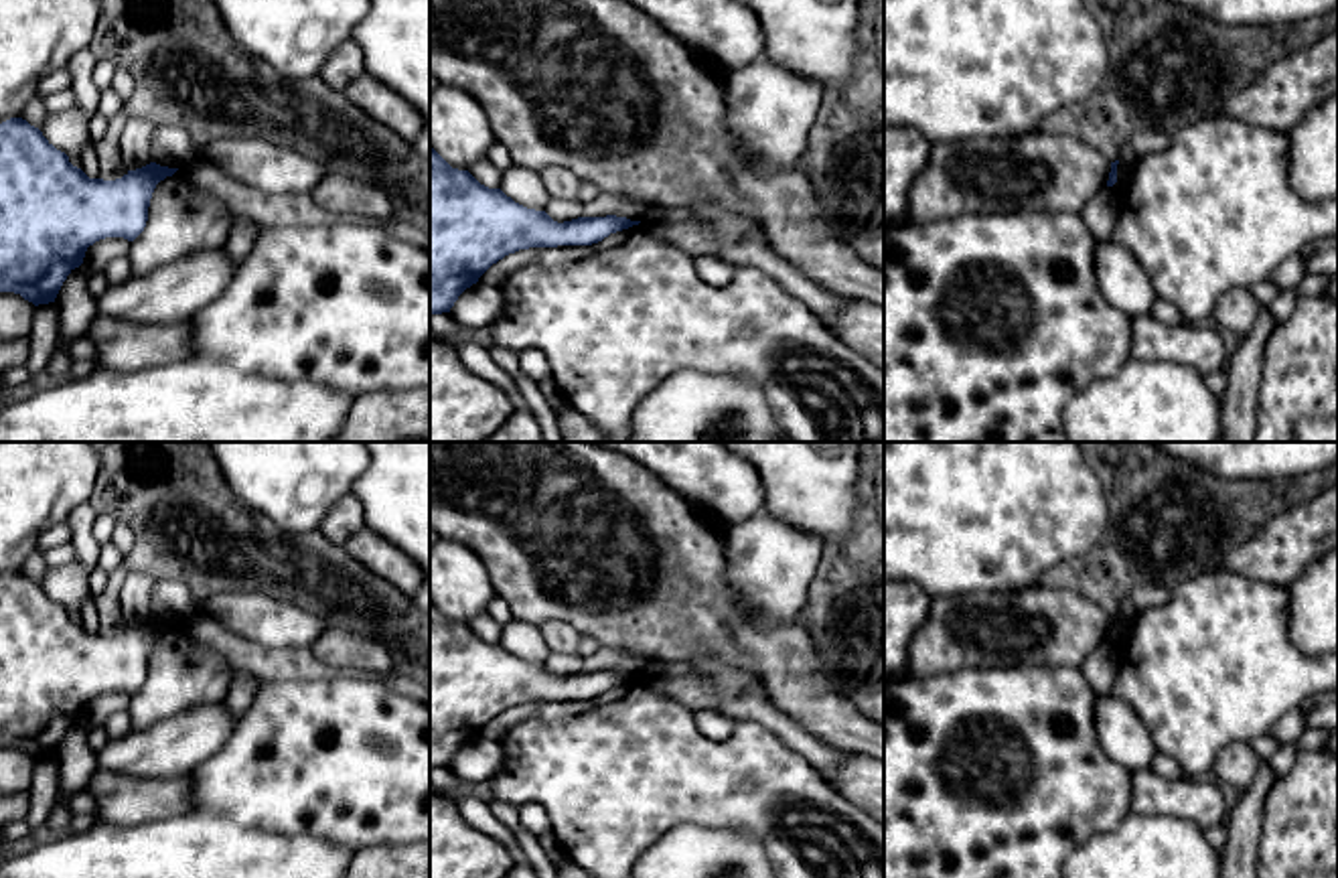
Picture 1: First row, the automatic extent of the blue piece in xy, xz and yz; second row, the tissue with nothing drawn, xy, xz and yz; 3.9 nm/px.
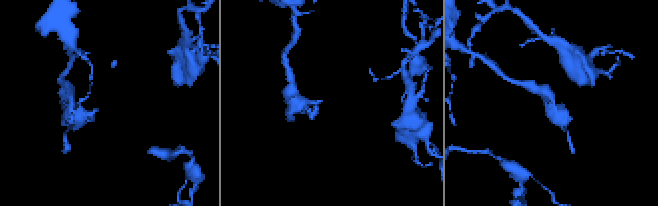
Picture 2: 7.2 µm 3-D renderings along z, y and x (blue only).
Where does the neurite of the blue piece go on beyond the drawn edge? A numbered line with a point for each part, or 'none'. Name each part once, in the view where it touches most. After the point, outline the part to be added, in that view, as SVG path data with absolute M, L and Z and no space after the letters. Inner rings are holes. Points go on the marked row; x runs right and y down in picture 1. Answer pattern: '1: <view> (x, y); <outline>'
none

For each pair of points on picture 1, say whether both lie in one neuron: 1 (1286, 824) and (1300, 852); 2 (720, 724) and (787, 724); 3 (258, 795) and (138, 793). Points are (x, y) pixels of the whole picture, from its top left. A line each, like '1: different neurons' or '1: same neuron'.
1: same neuron
2: different neurons
3: different neurons

